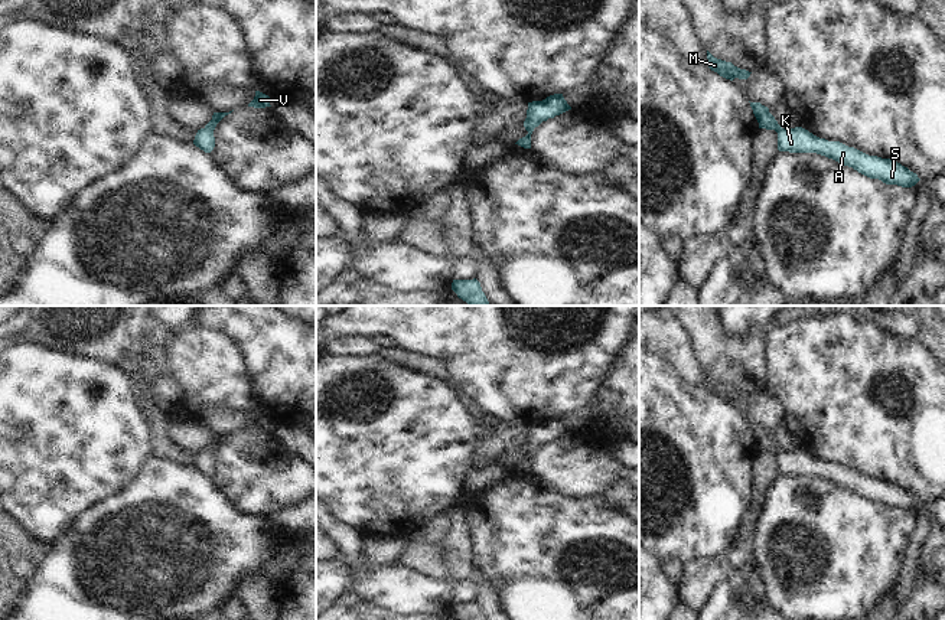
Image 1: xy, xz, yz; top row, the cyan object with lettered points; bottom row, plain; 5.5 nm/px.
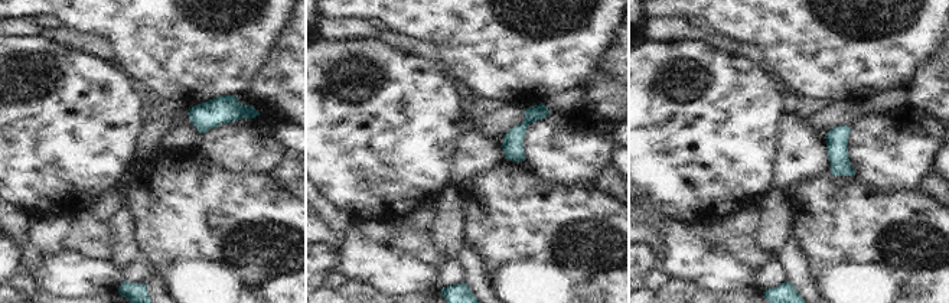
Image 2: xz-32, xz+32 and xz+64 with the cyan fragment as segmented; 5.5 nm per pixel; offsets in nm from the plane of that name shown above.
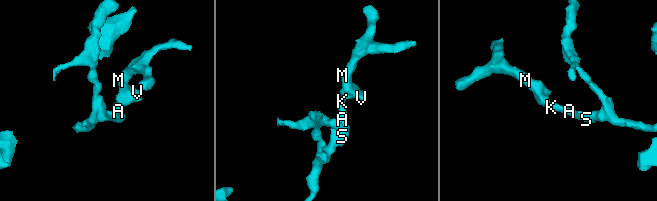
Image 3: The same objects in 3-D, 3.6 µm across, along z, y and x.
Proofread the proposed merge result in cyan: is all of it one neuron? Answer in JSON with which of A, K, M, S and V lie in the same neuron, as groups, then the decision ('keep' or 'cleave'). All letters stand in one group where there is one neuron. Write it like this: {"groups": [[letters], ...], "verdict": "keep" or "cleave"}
{"groups": [["A", "K", "M", "S", "V"]], "verdict": "keep"}

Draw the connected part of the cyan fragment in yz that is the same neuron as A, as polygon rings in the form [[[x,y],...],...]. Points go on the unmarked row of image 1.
[[[750,425],[750,430],[759,446],[759,451],[775,453],[778,456],[779,474],[817,476],[853,490],[870,502],[879,502],[886,508],[912,510],[920,503],[916,496],[892,482],[869,479],[840,464],[819,461],[802,450],[782,451],[768,430],[760,425]]]

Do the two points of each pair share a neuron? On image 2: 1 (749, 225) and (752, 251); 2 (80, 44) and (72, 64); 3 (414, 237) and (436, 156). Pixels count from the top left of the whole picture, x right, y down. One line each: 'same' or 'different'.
1: different
2: different
3: different

